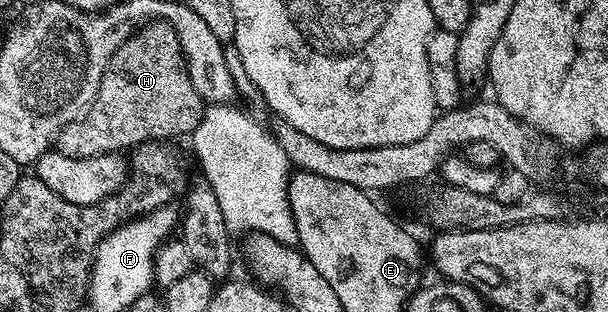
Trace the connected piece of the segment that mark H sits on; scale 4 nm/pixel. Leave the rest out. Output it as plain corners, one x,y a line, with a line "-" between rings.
146,21
122,42
110,62
110,70
98,90
98,99
90,112
78,122
68,125
56,140
56,150
64,157
96,157
125,152
125,147
134,149
147,140
174,141
177,135
189,136
202,120
204,101
196,93
186,59
182,56
182,42
176,29
165,21

